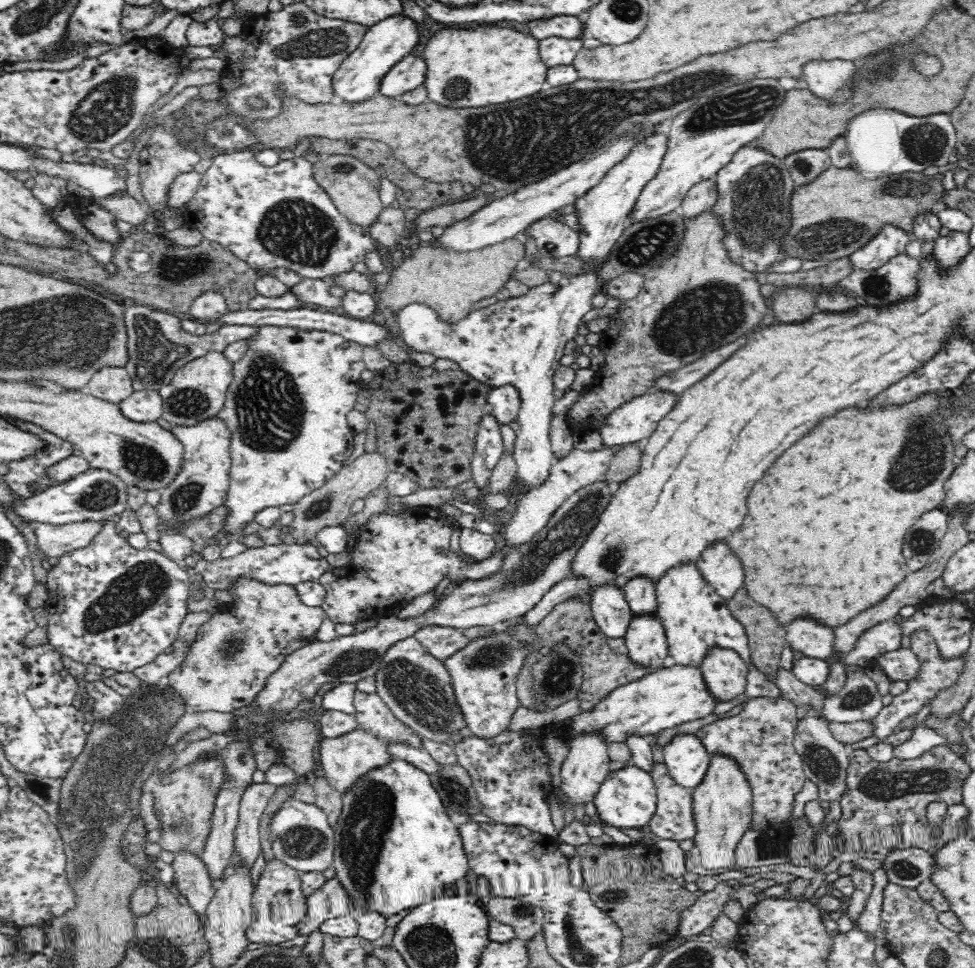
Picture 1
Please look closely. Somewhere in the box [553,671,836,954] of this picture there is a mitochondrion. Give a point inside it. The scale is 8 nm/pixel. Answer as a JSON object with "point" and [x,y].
{"point":[611,896]}

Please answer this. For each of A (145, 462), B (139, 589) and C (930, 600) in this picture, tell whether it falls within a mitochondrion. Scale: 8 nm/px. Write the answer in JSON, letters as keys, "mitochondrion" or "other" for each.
{"A":"mitochondrion","B":"mitochondrion","C":"other"}

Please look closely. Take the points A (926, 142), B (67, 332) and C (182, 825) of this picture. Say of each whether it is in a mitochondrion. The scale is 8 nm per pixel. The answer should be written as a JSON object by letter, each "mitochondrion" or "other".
{"A":"mitochondrion","B":"mitochondrion","C":"mitochondrion"}

